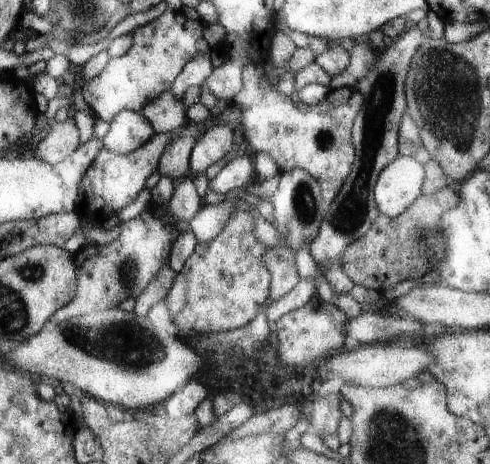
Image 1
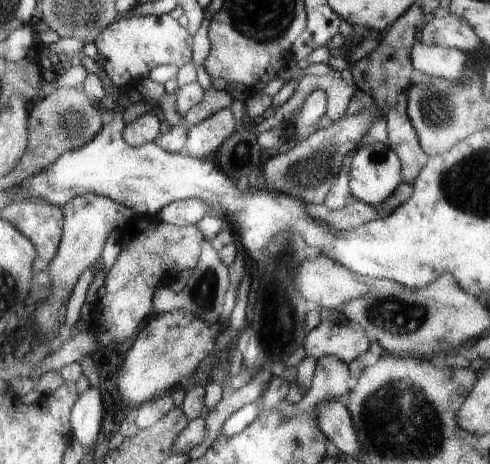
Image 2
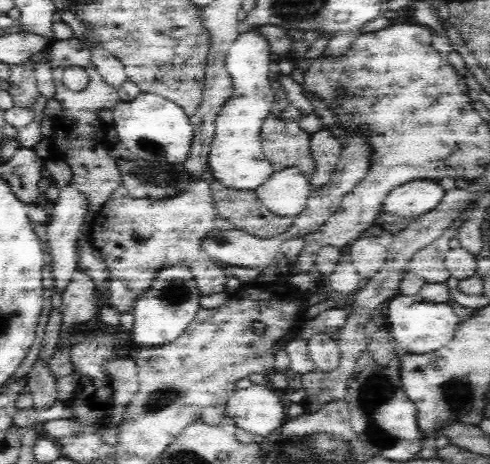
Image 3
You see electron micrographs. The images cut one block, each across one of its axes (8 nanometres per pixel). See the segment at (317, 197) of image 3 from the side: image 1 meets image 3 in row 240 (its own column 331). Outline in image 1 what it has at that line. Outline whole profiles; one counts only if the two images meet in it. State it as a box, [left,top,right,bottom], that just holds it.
[311,26,427,294]

